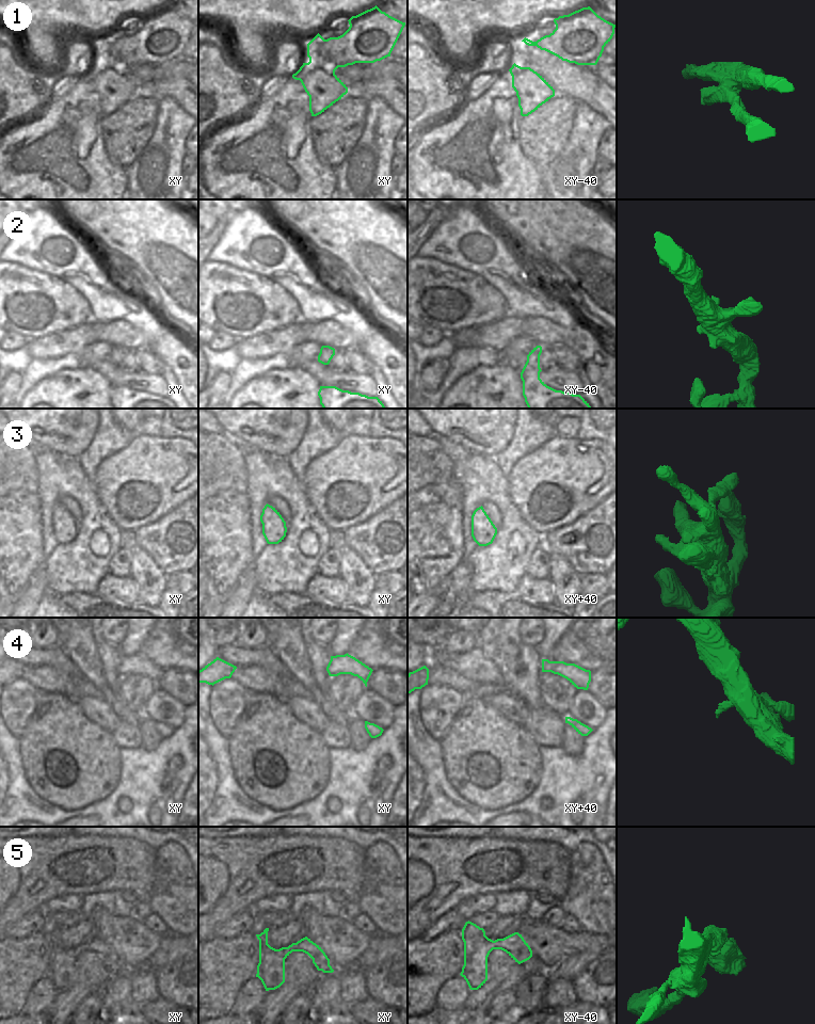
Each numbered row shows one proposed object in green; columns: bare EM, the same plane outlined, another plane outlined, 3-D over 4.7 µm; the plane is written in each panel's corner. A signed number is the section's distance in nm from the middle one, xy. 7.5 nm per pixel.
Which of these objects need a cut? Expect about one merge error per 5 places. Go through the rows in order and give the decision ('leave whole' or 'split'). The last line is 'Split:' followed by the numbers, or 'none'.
1: split
2: leave whole
3: leave whole
4: leave whole
5: leave whole
Split: 1

